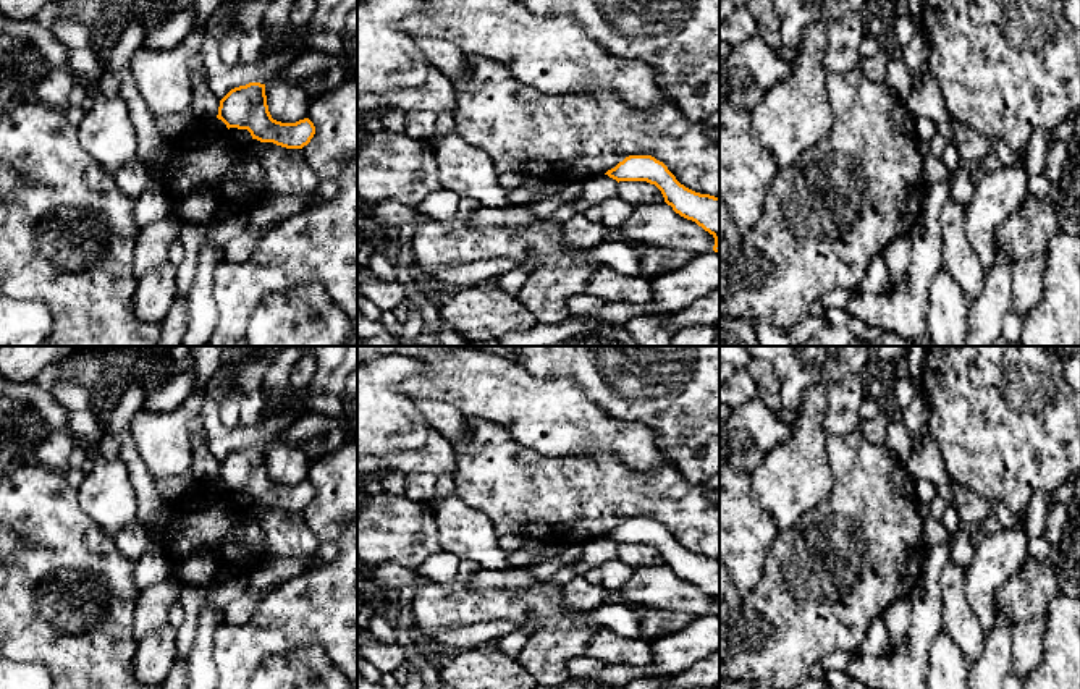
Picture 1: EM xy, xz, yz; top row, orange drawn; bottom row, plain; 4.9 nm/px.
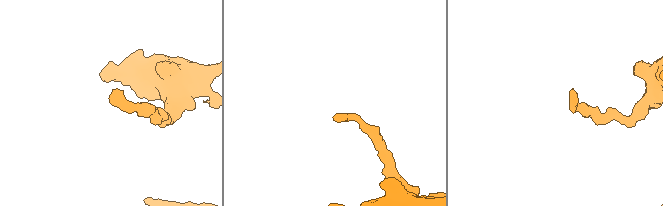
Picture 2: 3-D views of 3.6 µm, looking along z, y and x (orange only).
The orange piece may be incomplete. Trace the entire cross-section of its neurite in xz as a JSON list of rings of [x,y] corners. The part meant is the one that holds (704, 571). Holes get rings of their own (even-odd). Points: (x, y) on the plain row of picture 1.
[[[629,518],[605,537],[618,545],[647,543],[655,547],[676,576],[695,584],[715,600],[713,613],[719,615],[719,560],[686,550],[663,524],[652,518]]]

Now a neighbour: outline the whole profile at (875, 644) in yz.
[[[876,616],[868,628],[867,639],[863,645],[859,649],[860,653],[870,657],[883,657],[888,647],[888,626],[883,616]]]

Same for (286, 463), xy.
[[[283,433],[265,445],[265,458],[273,482],[296,485],[307,479],[309,459],[304,450],[289,442]]]

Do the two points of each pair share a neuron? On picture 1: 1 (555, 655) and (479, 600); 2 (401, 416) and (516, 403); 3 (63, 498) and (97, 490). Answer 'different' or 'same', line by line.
1: same
2: different
3: different

